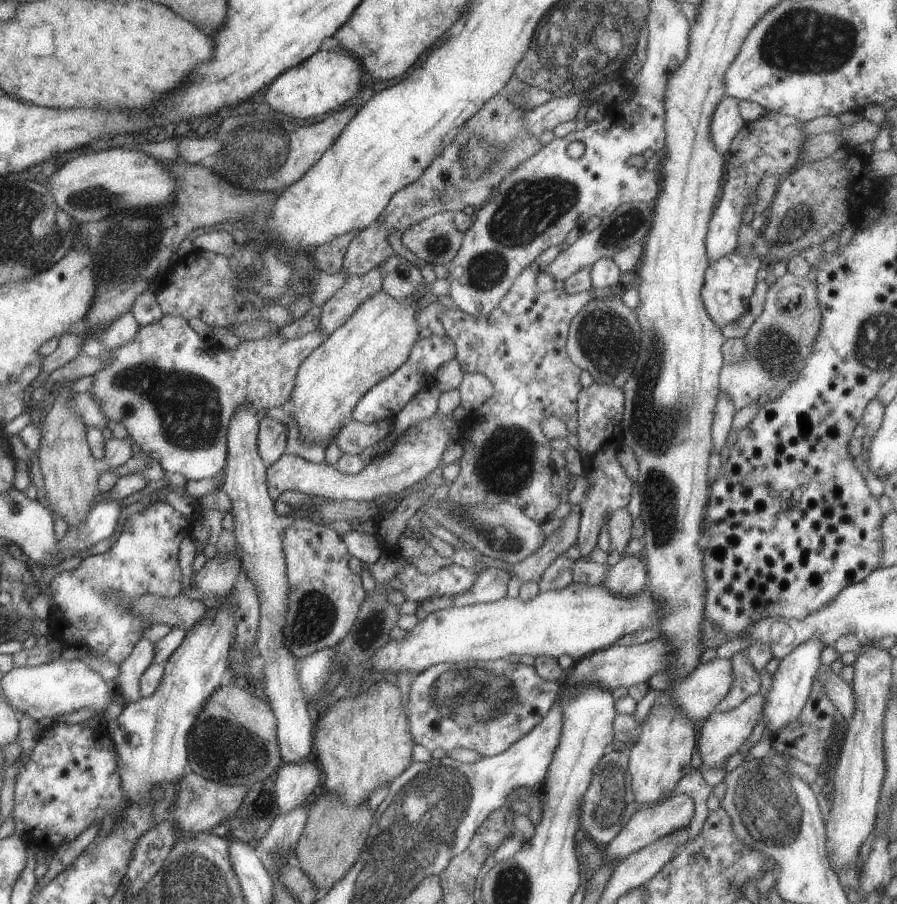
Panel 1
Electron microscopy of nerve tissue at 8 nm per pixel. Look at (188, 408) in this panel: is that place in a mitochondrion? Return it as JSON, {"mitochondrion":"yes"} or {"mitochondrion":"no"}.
{"mitochondrion":"yes"}

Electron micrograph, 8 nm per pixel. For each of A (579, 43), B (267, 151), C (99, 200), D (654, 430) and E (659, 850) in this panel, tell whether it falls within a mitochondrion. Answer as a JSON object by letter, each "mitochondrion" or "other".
{"A":"mitochondrion","B":"mitochondrion","C":"mitochondrion","D":"mitochondrion","E":"other"}

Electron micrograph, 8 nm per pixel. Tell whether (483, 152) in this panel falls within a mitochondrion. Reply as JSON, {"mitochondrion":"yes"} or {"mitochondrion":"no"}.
{"mitochondrion":"yes"}

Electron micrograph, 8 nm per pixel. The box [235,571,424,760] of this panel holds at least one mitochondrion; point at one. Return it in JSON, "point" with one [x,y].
{"point":[316,616]}

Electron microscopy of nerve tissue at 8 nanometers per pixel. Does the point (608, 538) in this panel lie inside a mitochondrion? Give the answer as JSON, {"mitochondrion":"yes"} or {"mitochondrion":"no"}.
{"mitochondrion":"no"}

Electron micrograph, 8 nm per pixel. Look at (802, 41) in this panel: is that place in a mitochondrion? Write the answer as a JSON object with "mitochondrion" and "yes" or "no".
{"mitochondrion":"yes"}

